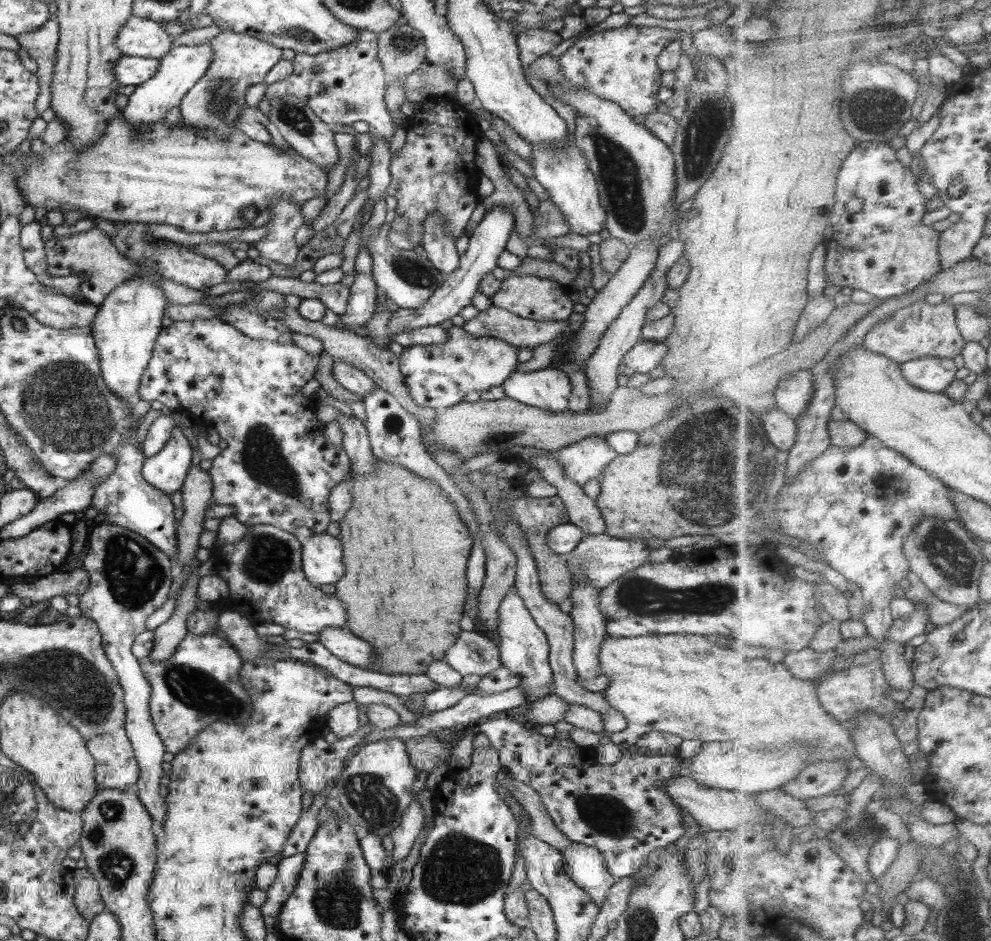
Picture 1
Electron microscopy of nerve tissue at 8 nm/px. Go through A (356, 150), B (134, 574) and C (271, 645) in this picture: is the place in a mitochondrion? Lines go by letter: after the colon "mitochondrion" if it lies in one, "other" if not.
A: other
B: mitochondrion
C: other

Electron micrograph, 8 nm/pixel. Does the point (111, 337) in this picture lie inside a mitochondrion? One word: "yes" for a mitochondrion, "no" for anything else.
no

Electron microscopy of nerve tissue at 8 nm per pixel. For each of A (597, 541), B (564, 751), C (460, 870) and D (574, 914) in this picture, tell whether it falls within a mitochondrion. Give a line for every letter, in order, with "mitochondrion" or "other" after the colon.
A: other
B: other
C: mitochondrion
D: other

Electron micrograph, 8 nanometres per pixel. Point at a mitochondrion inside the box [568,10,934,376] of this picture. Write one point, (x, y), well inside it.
(620, 177)

